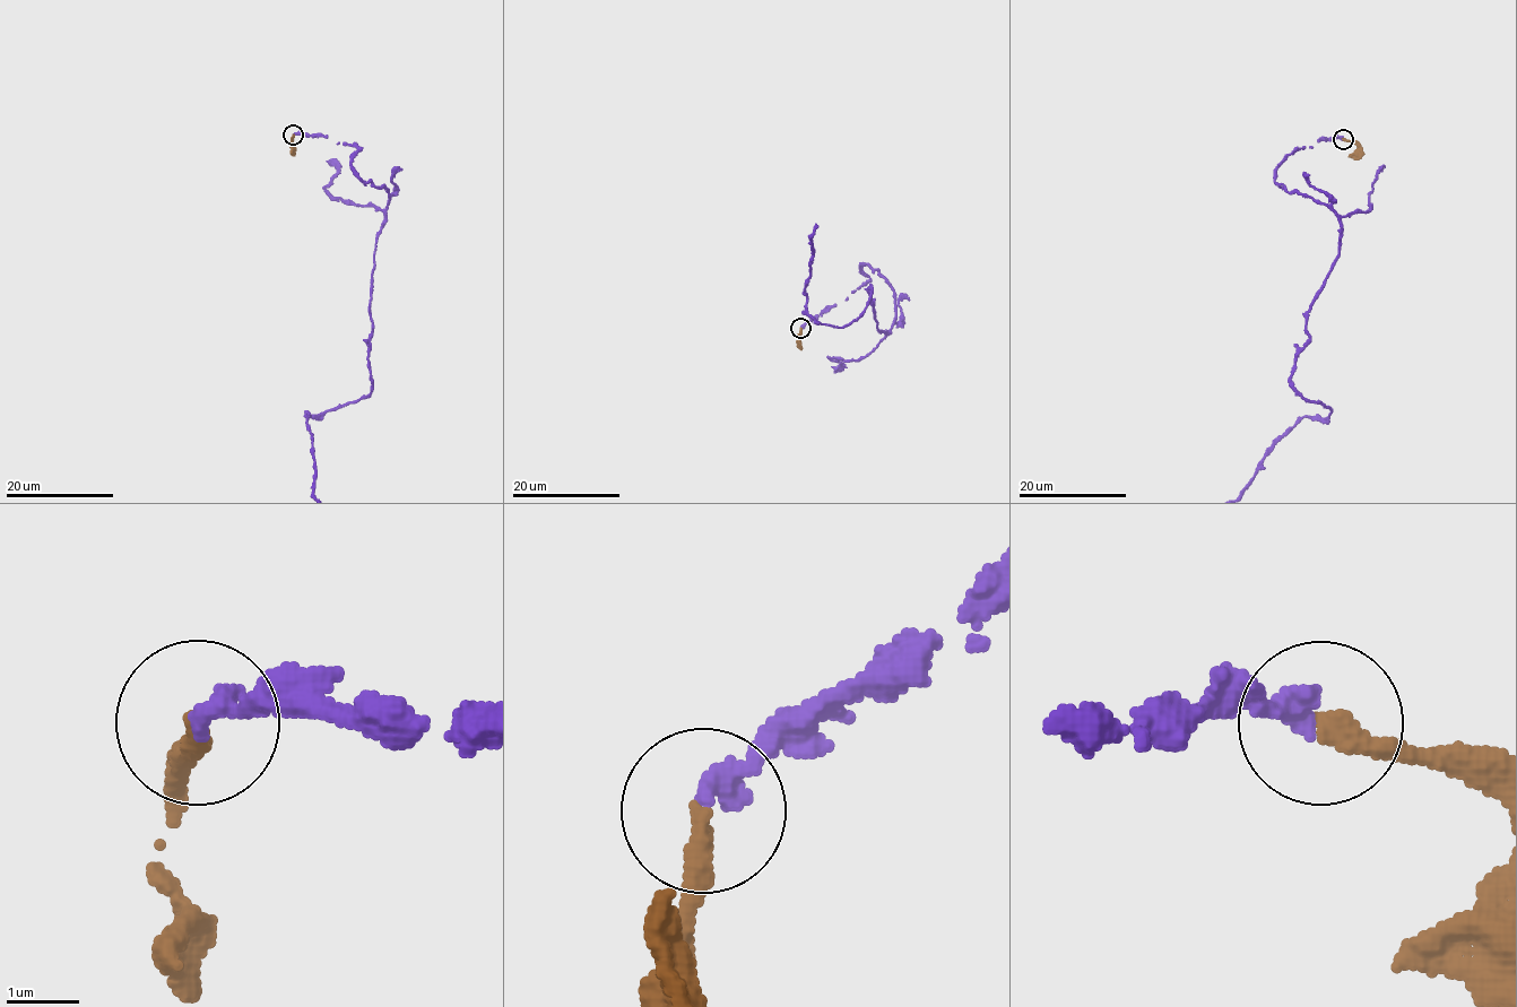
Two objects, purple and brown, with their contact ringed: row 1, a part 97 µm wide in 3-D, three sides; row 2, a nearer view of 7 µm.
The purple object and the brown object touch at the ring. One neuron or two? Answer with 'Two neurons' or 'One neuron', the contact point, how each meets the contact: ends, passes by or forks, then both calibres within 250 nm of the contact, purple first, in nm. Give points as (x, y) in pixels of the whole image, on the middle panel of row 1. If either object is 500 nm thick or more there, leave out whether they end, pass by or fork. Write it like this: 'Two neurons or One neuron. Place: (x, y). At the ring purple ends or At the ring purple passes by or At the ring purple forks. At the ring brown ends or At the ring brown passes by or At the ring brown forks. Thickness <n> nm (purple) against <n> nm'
One neuron. Place: (800, 328). At the ring purple ends. At the ring brown ends. Thickness 320 nm (purple) against 300 nm

